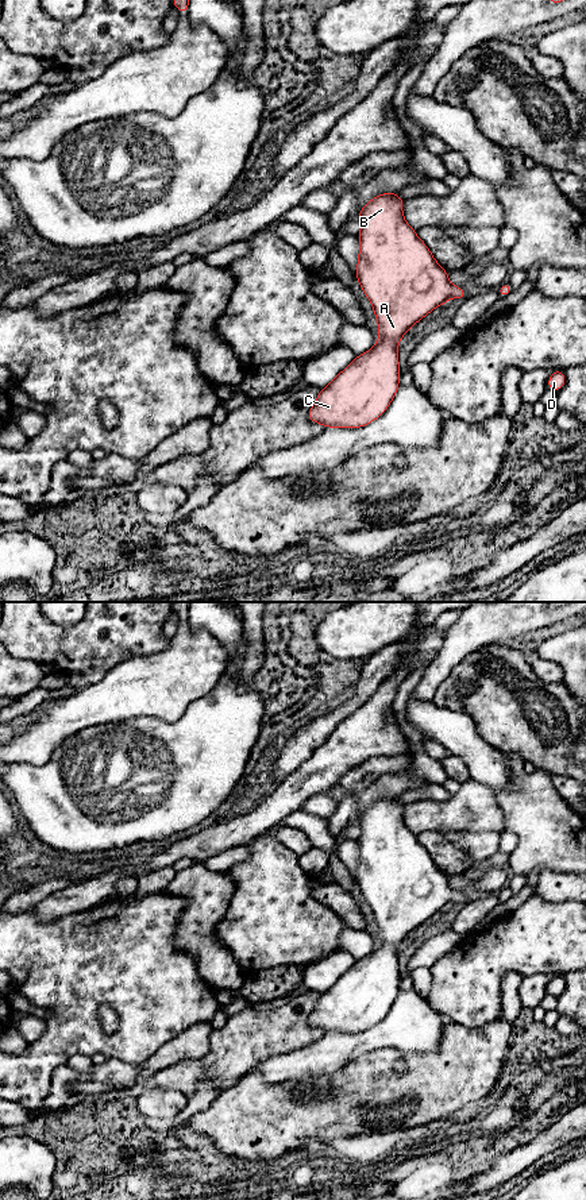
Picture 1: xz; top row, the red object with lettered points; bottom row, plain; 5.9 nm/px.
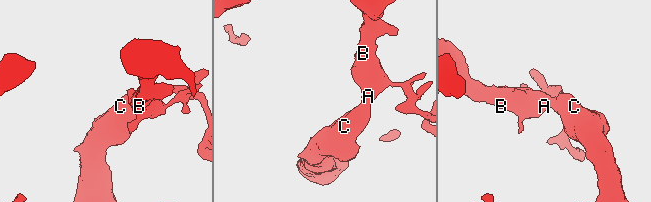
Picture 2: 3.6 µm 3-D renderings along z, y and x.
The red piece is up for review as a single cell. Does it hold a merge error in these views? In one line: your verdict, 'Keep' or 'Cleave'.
Keep

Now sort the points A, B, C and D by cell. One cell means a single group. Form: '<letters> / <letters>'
A B C D

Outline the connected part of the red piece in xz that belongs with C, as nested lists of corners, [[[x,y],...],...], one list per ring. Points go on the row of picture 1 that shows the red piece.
[[[398,192],[379,193],[356,213],[361,219],[356,282],[373,306],[378,340],[371,350],[356,355],[334,381],[320,389],[308,412],[311,422],[325,428],[354,429],[379,418],[400,387],[398,342],[410,327],[452,297],[467,298],[464,289],[450,282],[448,271],[436,262],[416,229],[406,223],[404,202]]]

